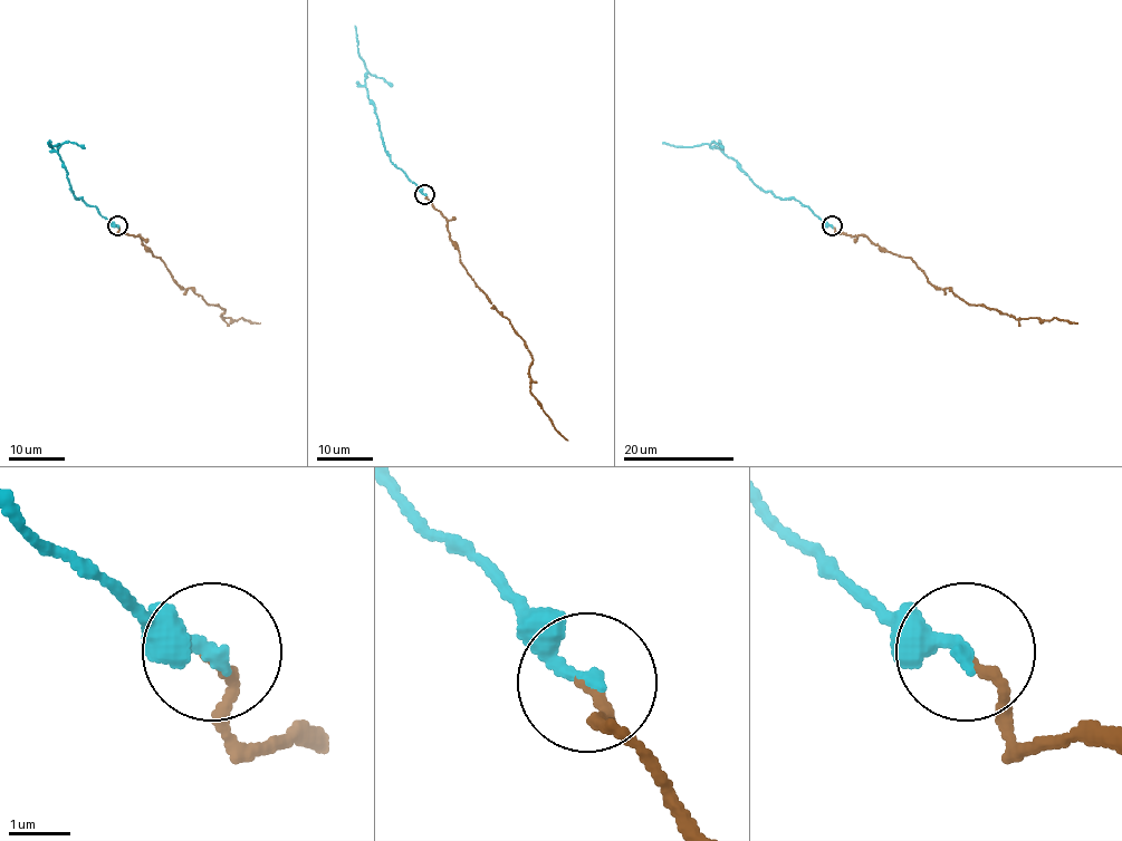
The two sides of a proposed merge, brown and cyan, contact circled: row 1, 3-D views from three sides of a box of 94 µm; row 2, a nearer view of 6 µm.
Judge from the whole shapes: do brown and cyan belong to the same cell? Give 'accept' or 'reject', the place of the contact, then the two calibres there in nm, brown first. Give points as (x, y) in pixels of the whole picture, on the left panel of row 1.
accept; at (117, 225); 150 nm thick on the brown side, 280 nm on the other

